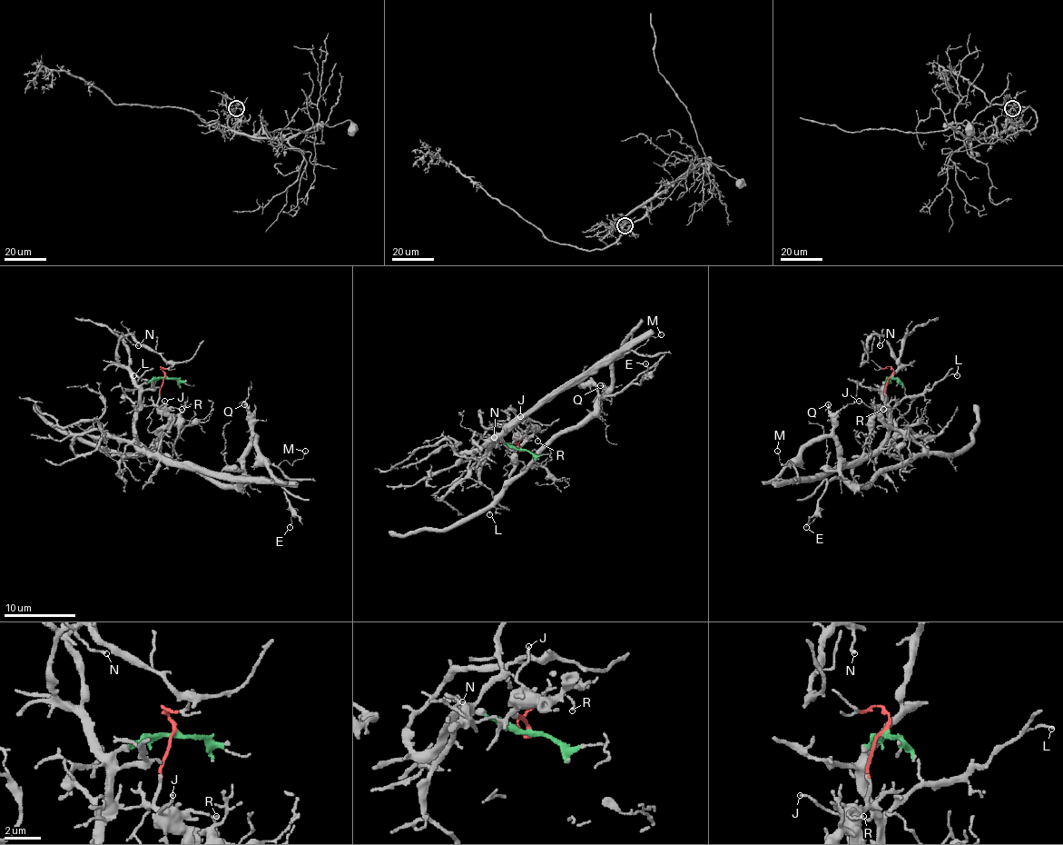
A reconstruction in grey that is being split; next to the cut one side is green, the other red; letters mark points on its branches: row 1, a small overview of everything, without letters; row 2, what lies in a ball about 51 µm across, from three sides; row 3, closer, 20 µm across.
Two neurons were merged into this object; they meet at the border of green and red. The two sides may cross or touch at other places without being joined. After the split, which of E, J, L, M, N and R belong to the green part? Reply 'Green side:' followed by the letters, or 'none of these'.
Green side: L, N

